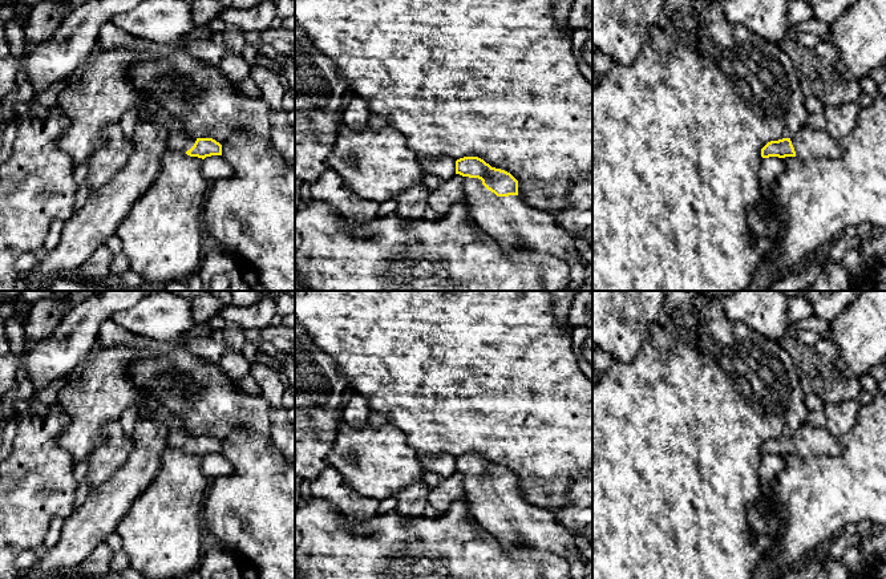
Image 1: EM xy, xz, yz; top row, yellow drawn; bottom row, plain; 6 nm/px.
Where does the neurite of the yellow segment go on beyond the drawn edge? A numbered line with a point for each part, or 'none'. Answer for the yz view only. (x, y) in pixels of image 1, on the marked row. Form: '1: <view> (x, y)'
1: yz (808, 142)

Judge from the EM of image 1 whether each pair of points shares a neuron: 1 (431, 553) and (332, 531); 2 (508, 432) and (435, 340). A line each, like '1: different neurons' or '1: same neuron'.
1: same neuron
2: same neuron

